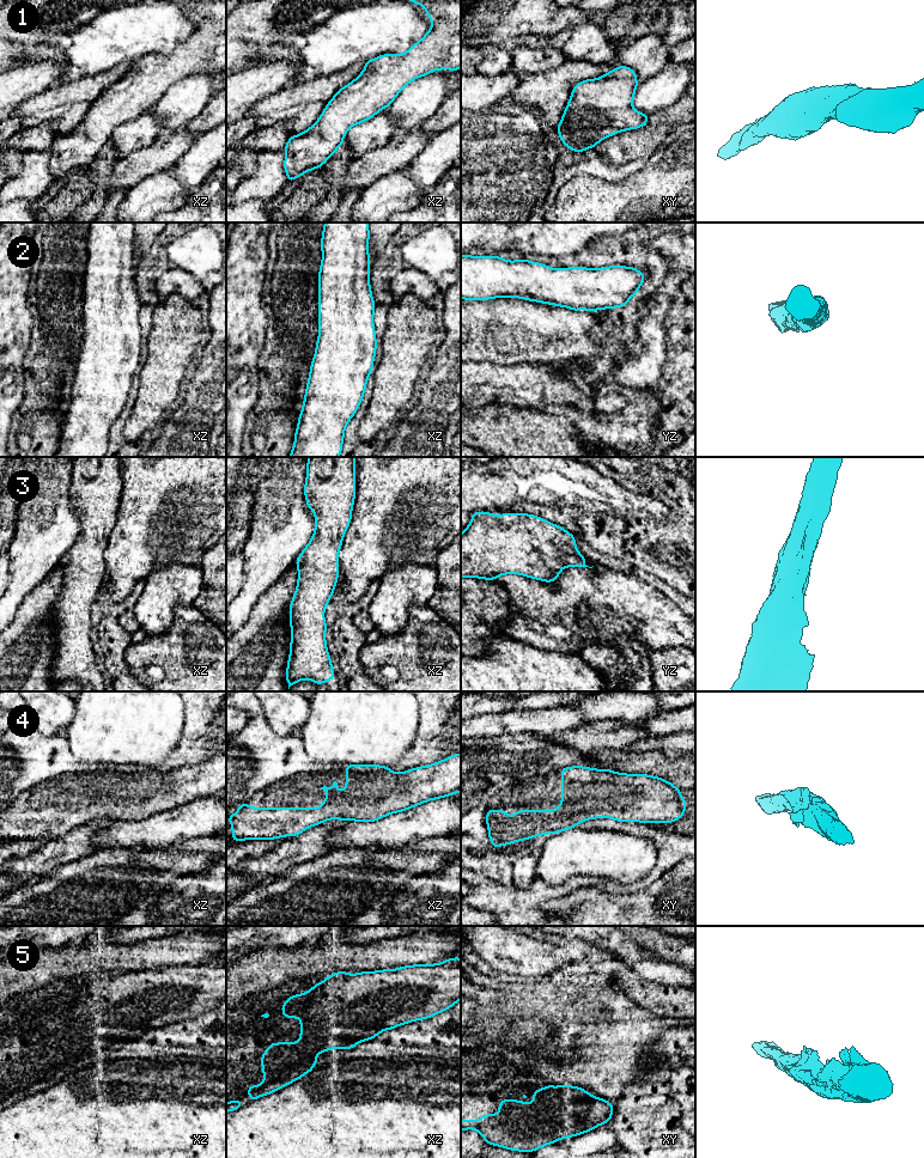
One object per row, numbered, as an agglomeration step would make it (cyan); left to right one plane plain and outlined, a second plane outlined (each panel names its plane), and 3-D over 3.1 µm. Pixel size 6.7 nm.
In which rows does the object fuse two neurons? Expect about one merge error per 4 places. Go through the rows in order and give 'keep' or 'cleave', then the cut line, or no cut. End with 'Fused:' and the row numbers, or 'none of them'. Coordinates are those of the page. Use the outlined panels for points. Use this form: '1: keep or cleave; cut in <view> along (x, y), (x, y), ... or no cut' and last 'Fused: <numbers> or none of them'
1: keep; no cut
2: keep; no cut
3: keep; no cut
4: keep; no cut
5: keep; no cut
Fused: none of them

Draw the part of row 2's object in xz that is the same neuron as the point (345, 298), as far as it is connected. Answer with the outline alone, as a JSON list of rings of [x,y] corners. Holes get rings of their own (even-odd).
[[[324,223],[318,273],[318,339],[306,384],[303,408],[288,457],[339,457],[345,428],[359,408],[376,356],[373,313],[376,304],[370,287],[369,223]]]

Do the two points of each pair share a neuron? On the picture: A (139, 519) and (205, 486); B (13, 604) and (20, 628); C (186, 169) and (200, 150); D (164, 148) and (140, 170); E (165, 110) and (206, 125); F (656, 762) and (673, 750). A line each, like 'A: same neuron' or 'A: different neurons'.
A: same neuron
B: different neurons
C: same neuron
D: same neuron
E: different neurons
F: different neurons

